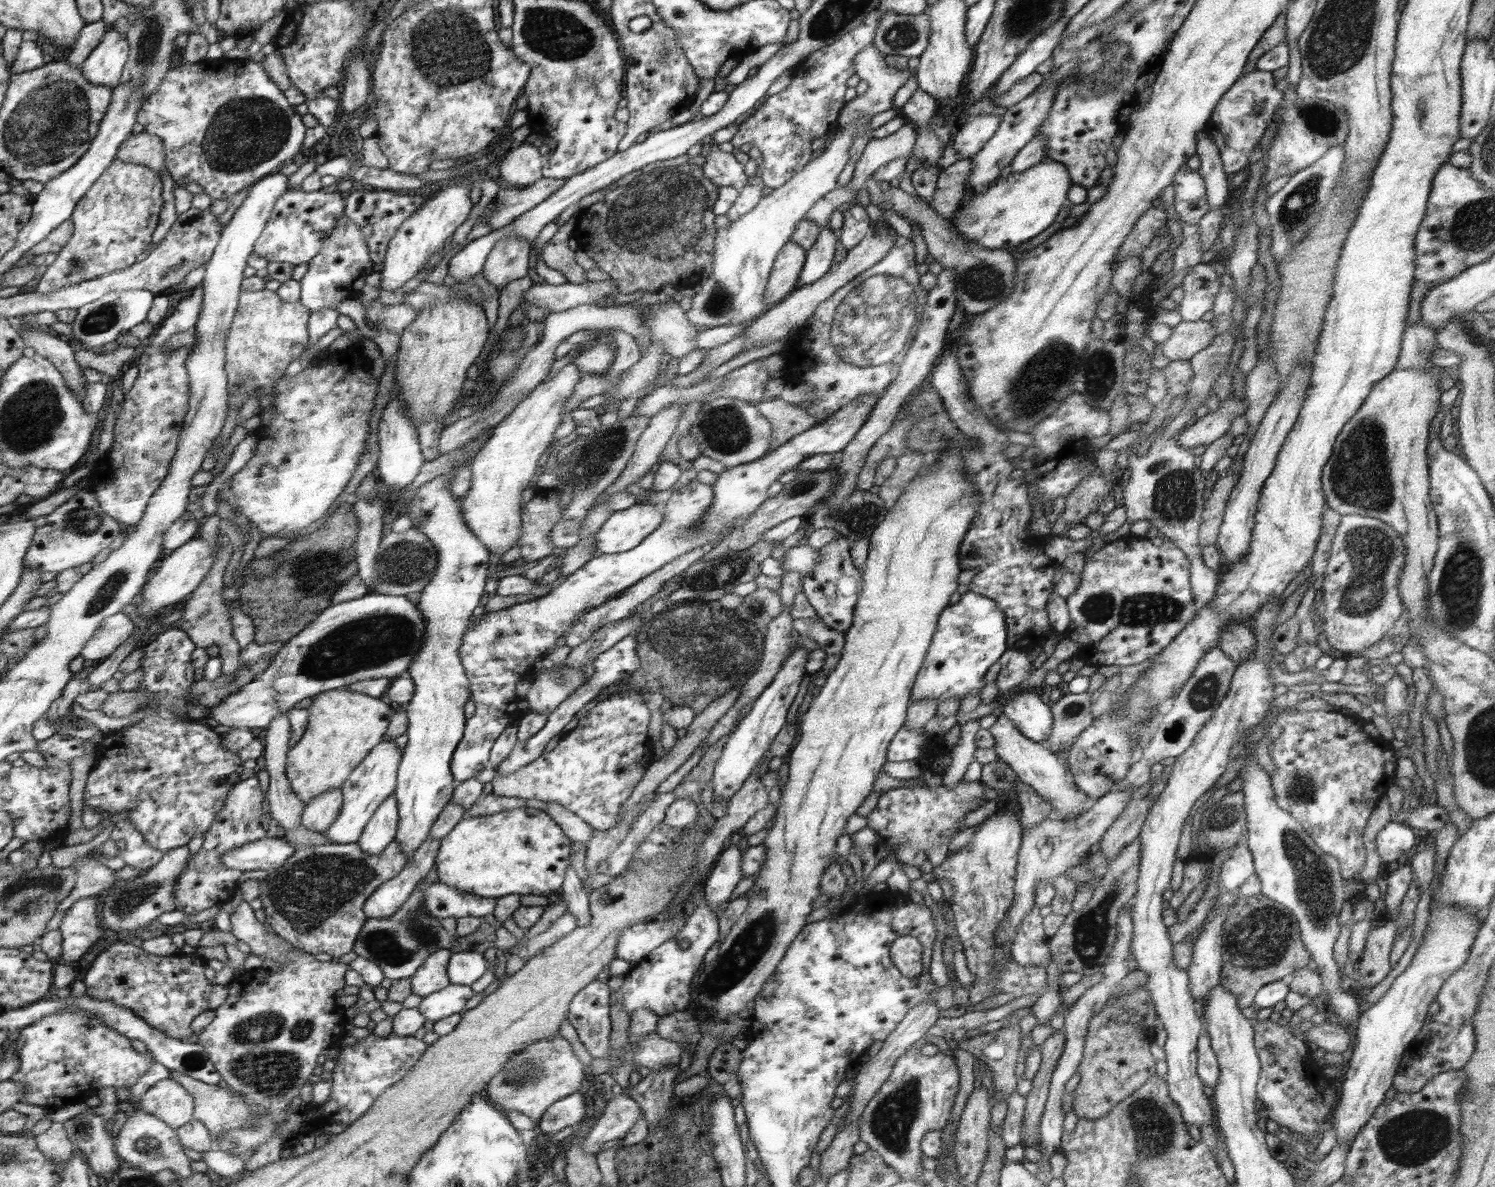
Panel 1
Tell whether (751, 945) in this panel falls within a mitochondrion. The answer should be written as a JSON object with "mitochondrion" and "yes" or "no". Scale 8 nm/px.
{"mitochondrion":"yes"}

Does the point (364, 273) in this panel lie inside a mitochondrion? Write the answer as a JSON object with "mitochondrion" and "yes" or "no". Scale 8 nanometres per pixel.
{"mitochondrion":"no"}

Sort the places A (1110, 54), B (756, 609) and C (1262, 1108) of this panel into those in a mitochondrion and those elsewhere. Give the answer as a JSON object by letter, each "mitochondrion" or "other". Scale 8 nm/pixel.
{"A":"mitochondrion","B":"mitochondrion","C":"other"}

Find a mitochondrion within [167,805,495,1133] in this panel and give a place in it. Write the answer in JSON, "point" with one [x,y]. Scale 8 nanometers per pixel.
{"point":[309,891]}

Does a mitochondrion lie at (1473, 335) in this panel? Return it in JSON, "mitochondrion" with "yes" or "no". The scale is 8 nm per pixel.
{"mitochondrion":"yes"}

